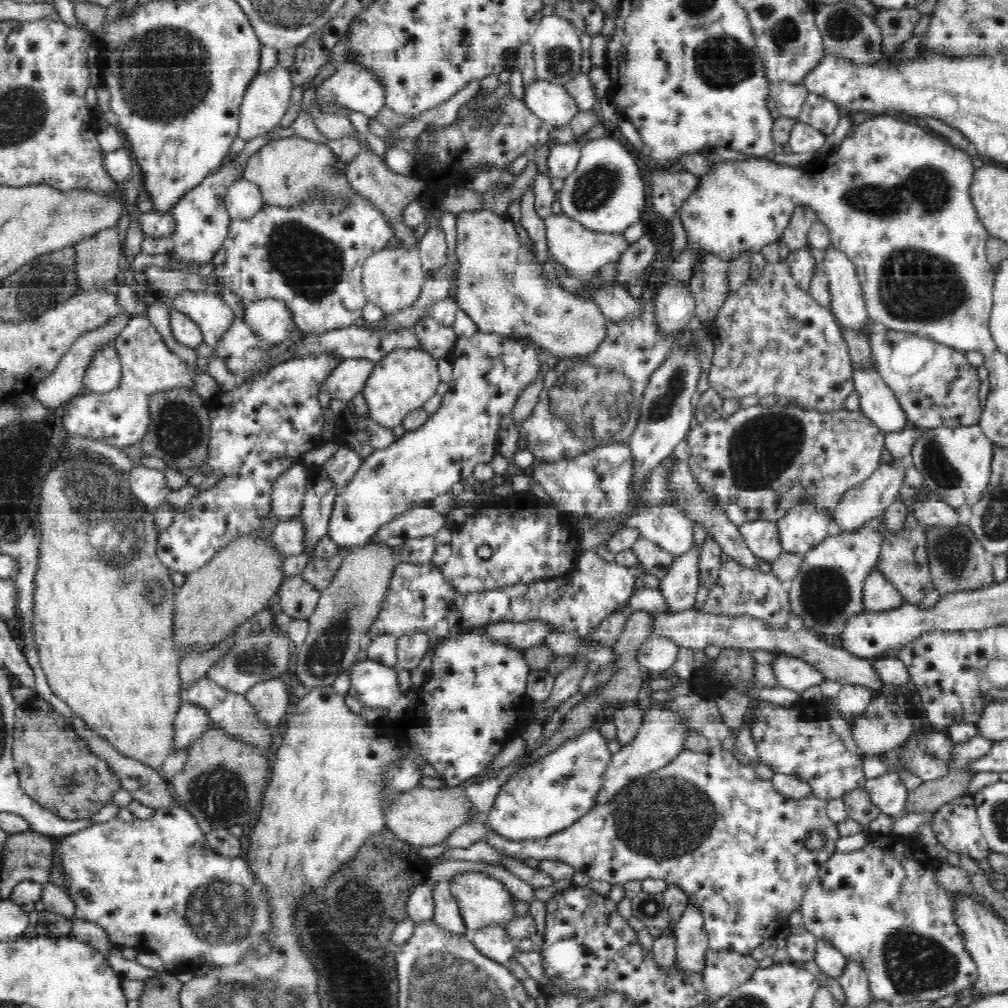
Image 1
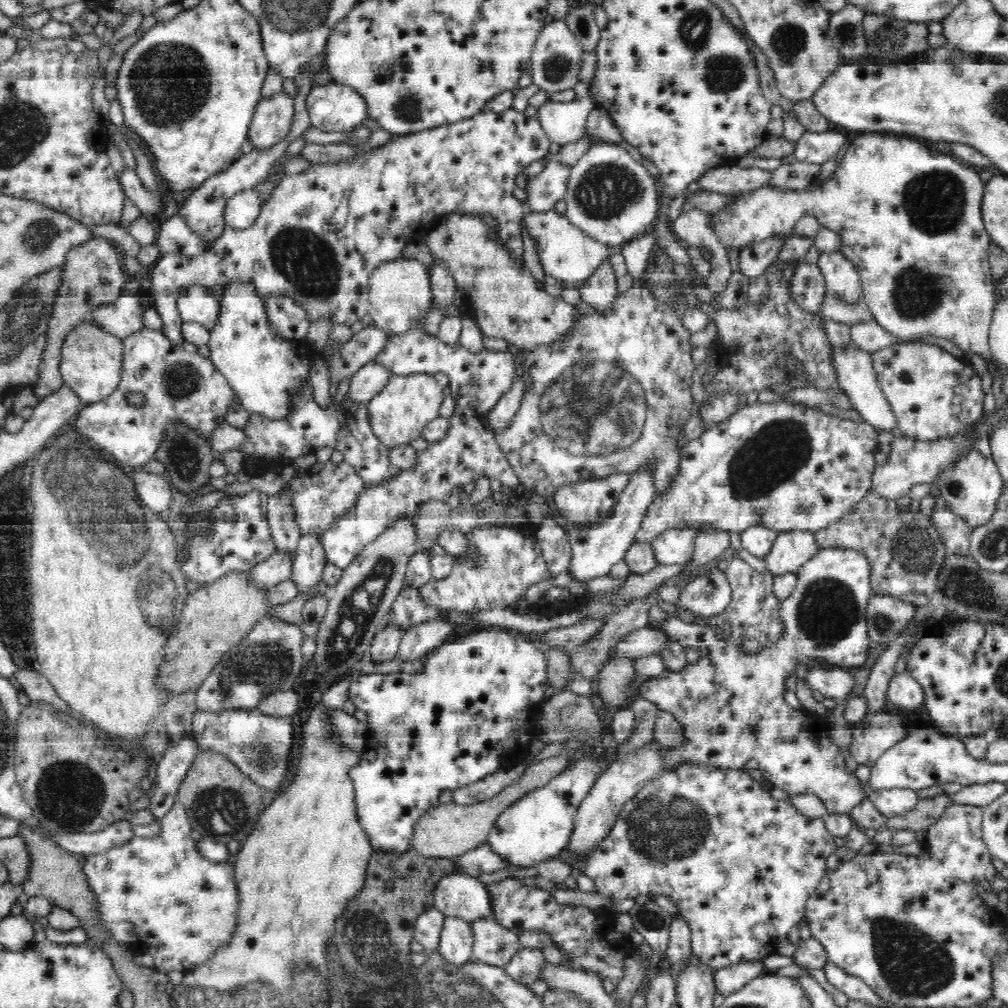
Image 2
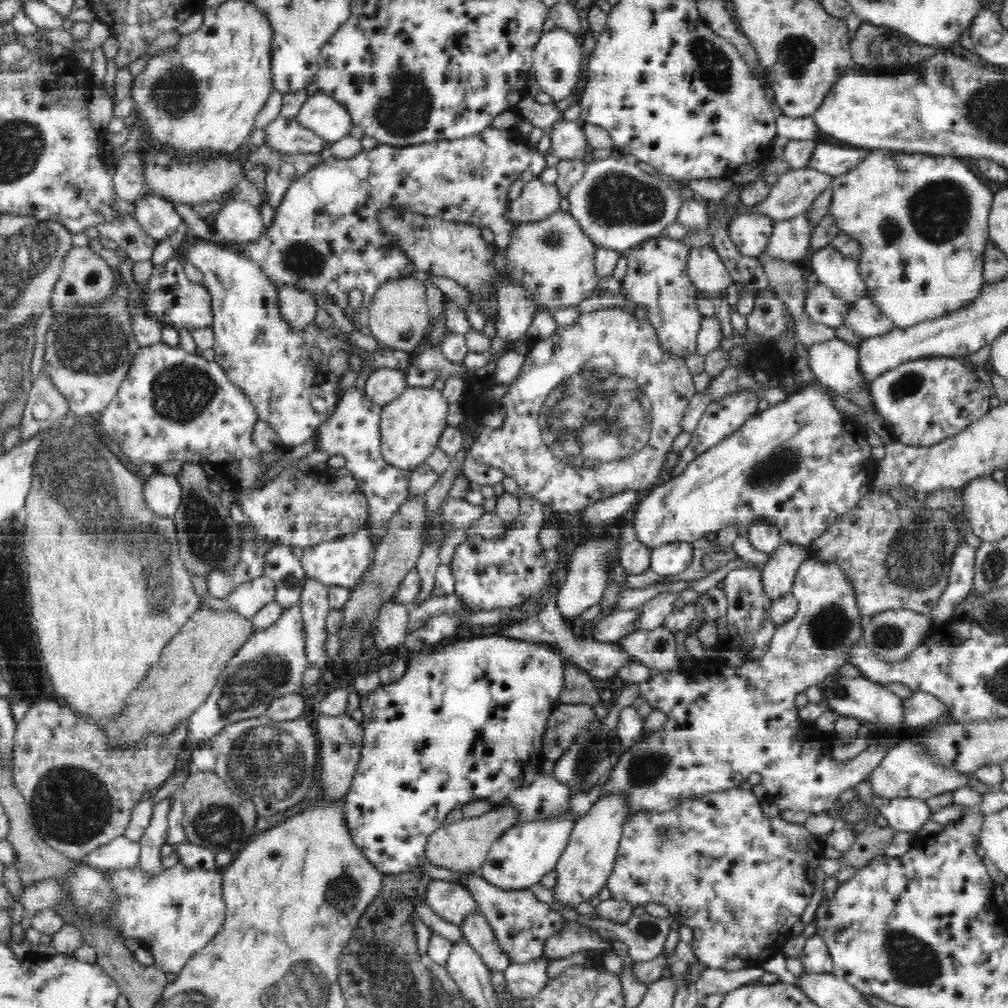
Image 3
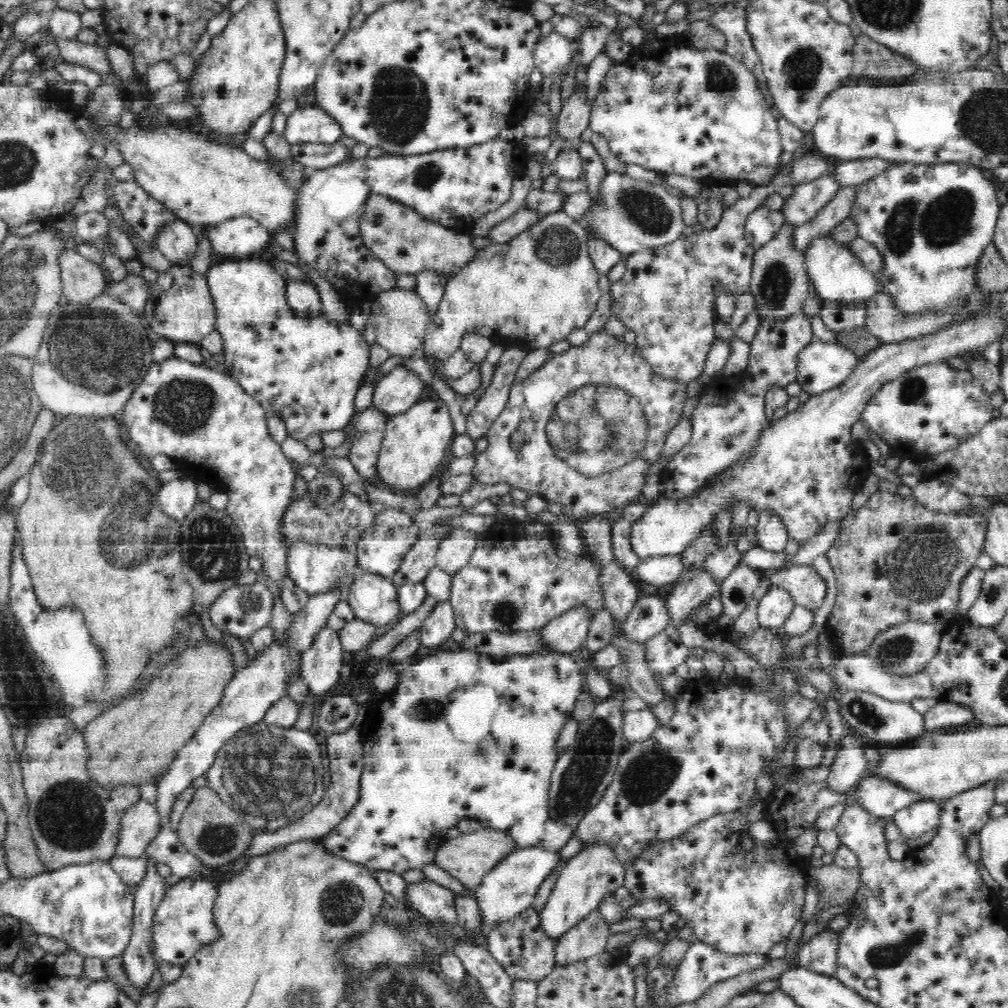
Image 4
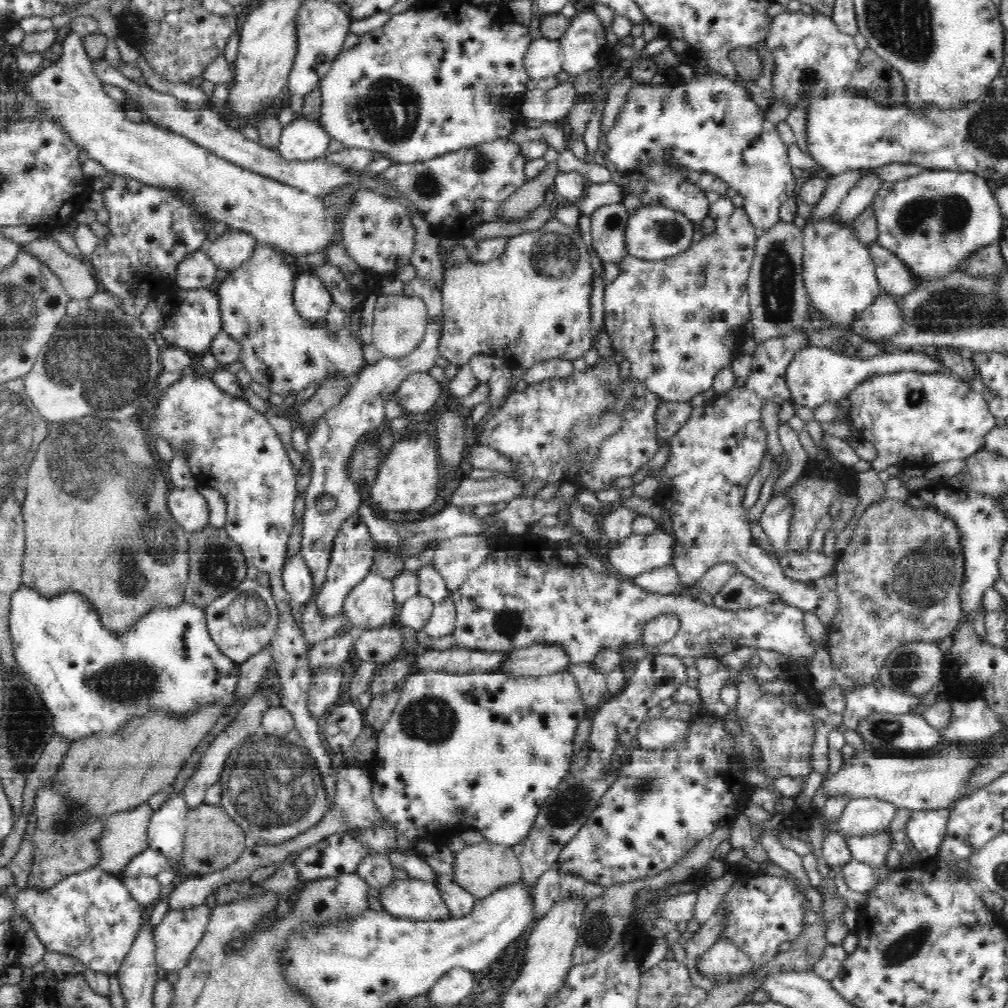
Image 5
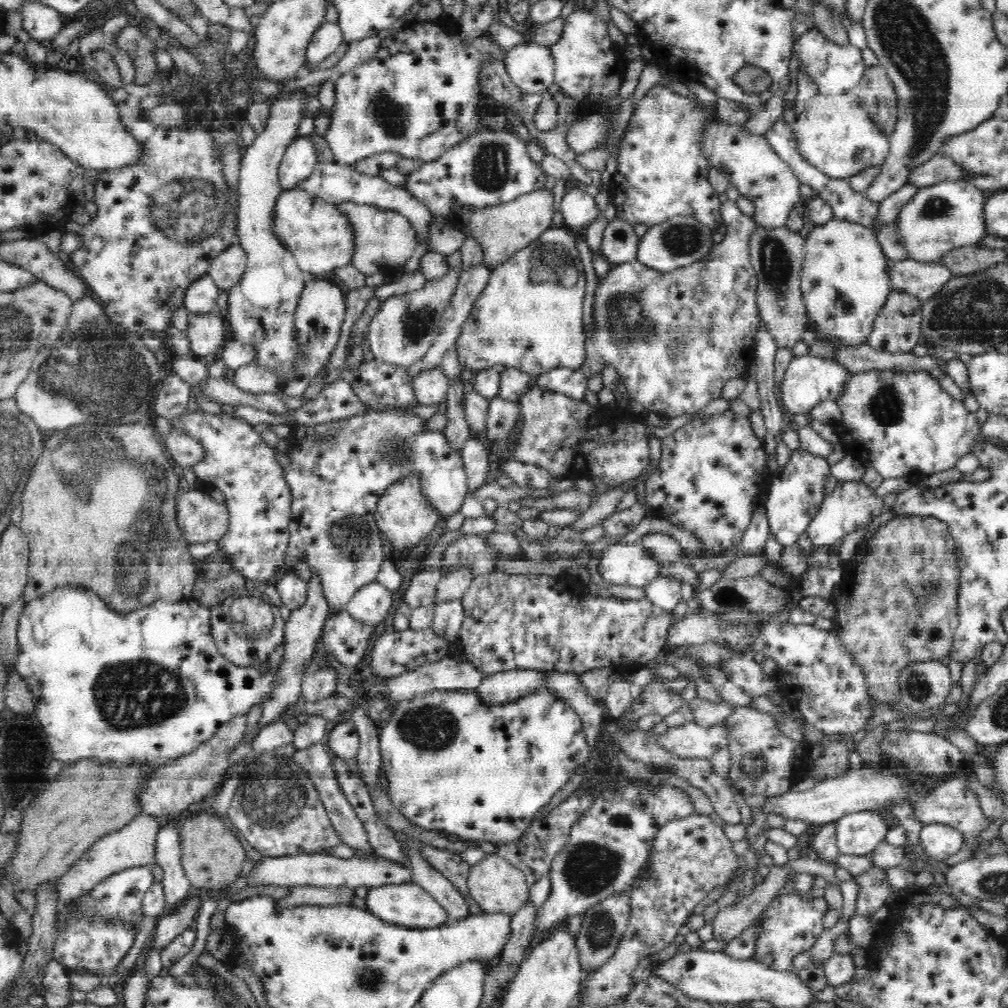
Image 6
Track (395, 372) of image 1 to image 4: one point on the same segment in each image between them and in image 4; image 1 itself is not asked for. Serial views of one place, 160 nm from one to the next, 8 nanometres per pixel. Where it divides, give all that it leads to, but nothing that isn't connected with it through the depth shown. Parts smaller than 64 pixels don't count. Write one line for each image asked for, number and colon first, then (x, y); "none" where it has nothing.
2: (398, 413)
3: (411, 426)
4: (413, 447)

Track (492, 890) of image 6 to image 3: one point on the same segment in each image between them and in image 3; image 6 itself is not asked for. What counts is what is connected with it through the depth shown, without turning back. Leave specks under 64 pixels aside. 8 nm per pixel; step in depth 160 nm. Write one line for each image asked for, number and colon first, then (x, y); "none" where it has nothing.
3: (462, 846)
4: (468, 858)
5: (482, 868)

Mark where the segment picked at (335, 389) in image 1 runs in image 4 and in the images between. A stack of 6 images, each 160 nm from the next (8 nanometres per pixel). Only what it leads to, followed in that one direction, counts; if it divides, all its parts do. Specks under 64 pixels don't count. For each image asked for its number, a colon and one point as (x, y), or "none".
2: (365, 383)
3: (383, 385)
4: (397, 391)

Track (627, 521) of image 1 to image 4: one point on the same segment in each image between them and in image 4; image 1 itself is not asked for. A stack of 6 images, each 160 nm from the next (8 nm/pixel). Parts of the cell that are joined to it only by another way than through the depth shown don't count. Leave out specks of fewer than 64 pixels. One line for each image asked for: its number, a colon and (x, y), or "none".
2: (675, 546)
3: (666, 560)
4: (656, 570)

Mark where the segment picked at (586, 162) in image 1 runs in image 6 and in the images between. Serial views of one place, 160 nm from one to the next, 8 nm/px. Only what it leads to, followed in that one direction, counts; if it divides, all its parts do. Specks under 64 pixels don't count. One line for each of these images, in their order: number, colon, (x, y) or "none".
2: (612, 197)
3: (619, 206)
4: (631, 214)
5: (653, 232)
6: (678, 242)

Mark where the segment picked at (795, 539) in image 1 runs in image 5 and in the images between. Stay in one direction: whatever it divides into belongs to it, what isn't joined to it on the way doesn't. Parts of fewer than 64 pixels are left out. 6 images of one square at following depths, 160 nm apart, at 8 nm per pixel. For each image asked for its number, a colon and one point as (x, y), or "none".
2: (790, 551)
3: (778, 576)
4: (776, 604)
5: (509, 602)

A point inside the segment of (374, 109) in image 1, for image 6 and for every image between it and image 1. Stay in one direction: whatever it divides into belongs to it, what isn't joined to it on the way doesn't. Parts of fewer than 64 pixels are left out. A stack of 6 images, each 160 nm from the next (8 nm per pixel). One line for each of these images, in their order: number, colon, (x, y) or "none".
2: (332, 108)
3: (322, 114)
4: (310, 124)
5: (301, 140)
6: (299, 160)

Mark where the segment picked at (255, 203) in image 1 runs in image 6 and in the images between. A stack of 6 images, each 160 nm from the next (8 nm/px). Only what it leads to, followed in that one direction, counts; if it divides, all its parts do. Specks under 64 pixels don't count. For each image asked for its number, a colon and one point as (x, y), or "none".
2: (240, 212)
3: (238, 221)
4: (240, 237)
5: (232, 248)
6: (227, 269)

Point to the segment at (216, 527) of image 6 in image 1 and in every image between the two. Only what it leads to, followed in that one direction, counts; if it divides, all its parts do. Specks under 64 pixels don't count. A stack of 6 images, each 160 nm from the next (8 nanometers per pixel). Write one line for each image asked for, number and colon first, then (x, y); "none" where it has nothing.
1: (149, 486)
2: (153, 490)
3: (163, 492)
4: (177, 497)
5: (189, 508)

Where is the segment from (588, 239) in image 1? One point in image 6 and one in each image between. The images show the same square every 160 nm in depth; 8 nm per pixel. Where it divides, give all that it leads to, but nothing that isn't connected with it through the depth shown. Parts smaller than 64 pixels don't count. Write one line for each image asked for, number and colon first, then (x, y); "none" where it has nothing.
2: (566, 252)
3: (553, 259)
4: (535, 288)
5: (532, 303)
6: (530, 316)

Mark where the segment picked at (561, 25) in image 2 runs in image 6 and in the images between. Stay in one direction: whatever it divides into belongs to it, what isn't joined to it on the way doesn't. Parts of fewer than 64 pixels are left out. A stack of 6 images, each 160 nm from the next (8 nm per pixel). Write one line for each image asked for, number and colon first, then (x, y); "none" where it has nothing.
3: (557, 55)
4: (553, 53)
5: (543, 58)
6: (531, 65)

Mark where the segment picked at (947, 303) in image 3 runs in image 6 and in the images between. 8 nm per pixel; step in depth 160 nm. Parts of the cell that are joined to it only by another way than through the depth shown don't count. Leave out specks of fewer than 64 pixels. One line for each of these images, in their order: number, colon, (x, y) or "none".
4: (931, 224)
5: (932, 221)
6: (941, 217)

